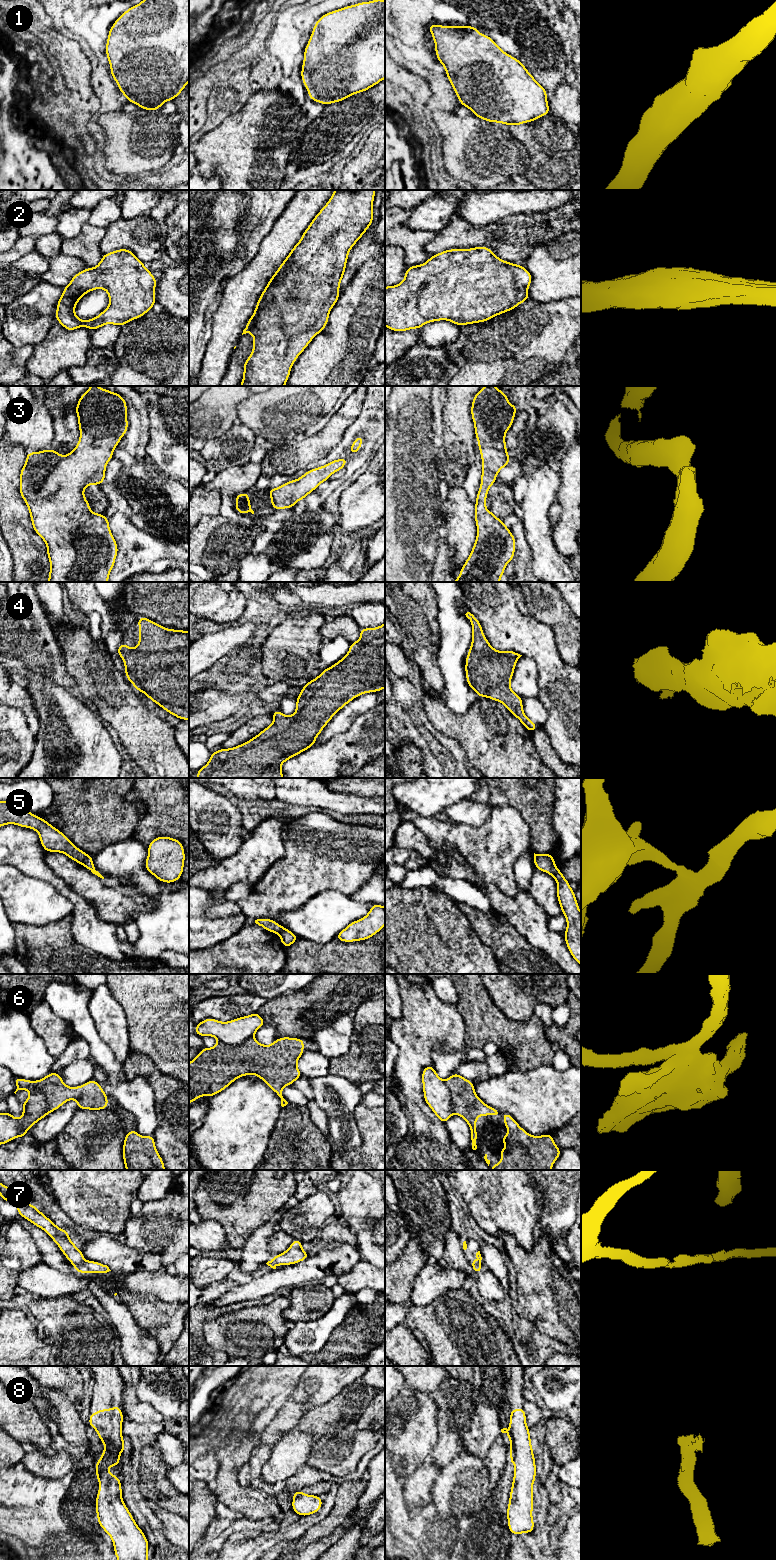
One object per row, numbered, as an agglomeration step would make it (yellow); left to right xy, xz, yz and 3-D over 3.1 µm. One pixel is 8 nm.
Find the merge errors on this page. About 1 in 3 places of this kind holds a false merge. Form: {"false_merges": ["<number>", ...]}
{"false_merges": ["5", "6", "8"]}

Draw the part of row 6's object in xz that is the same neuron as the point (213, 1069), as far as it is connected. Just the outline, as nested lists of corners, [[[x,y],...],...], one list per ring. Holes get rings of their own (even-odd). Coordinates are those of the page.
[[[250,1037],[240,1045],[226,1045],[218,1042],[214,1047],[204,1047],[189,1063],[189,1104],[201,1096],[213,1097],[232,1084],[237,1078],[246,1075],[257,1075],[280,1098],[281,1106],[288,1102],[282,1096],[285,1086],[302,1077],[297,1062],[304,1053],[304,1039],[282,1037],[271,1045],[262,1045]]]

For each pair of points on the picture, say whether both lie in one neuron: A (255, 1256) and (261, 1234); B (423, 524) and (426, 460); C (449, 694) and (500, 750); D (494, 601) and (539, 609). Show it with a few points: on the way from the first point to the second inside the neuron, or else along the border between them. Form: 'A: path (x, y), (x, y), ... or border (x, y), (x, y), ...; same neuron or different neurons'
A: path (256, 1251), (260, 1239); same neuron
B: path (423, 508), (423, 476); same neuron
C: border (477, 696), (463, 713), (453, 713), (444, 702); different neurons
D: border (528, 614), (549, 625); different neurons

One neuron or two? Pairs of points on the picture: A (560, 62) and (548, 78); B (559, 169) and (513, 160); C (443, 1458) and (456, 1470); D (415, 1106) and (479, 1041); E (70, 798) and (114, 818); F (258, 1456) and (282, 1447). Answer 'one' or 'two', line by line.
A: one
B: two
C: two
D: two
E: one
F: two

